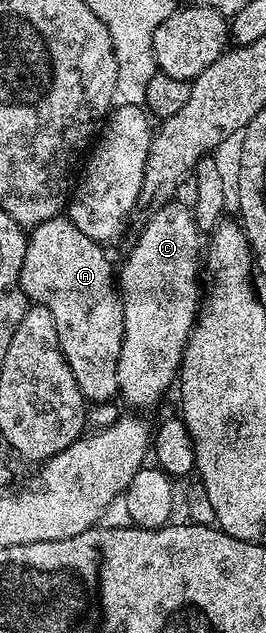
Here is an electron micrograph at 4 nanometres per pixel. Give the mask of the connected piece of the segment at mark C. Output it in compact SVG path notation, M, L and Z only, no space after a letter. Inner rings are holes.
M177 203L161 204L160 209L156 210L148 223L145 225L138 241L135 243L130 257L125 261L124 267L118 273L118 287L121 292L121 299L123 301L123 341L122 352L119 353L118 359L118 393L125 401L134 406L131 408L140 409L136 407L150 407L156 404L160 397L169 389L170 385L175 384L177 380L181 357L184 355L184 347L191 335L192 329L195 326L196 316L200 308L200 292L198 293L198 285L196 279L198 277L198 257L202 255L202 243L200 247L200 239L202 239L201 232L198 231L195 216L192 215L189 208L185 208Z

